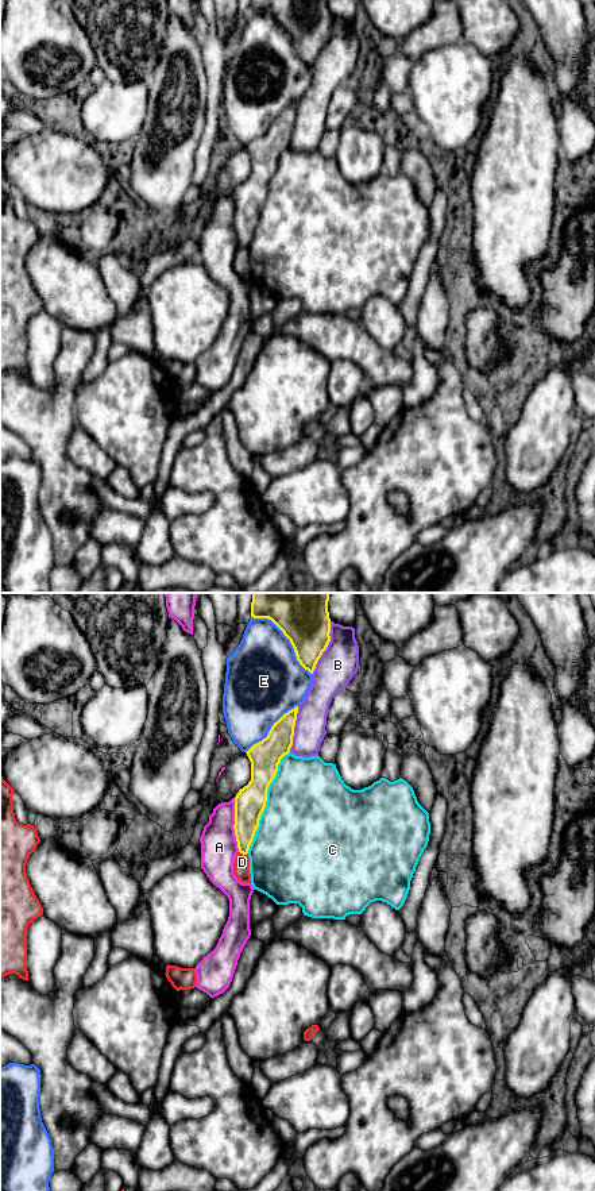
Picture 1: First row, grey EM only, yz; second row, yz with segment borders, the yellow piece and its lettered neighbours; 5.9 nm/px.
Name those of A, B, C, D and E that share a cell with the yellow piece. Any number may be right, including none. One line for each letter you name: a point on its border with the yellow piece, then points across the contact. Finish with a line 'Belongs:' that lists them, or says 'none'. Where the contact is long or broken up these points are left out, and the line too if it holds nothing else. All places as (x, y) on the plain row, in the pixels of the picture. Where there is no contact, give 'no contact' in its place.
Belongs: none

